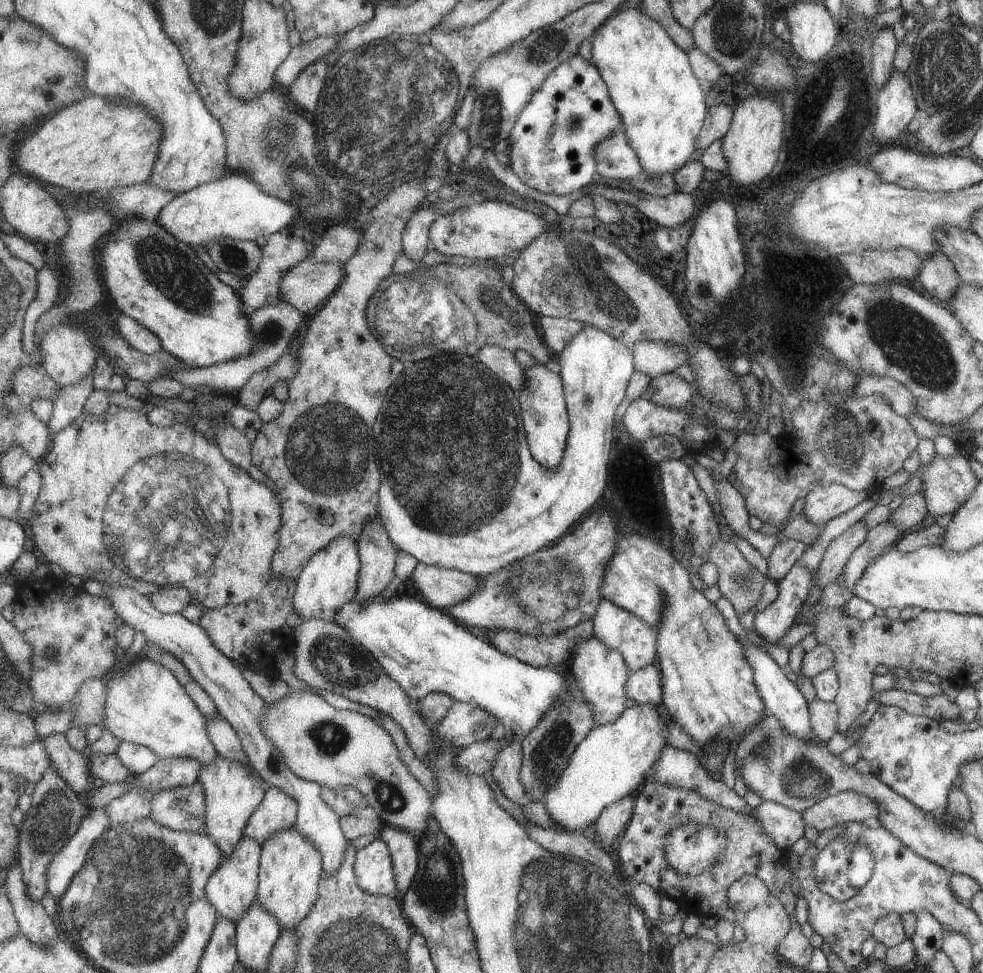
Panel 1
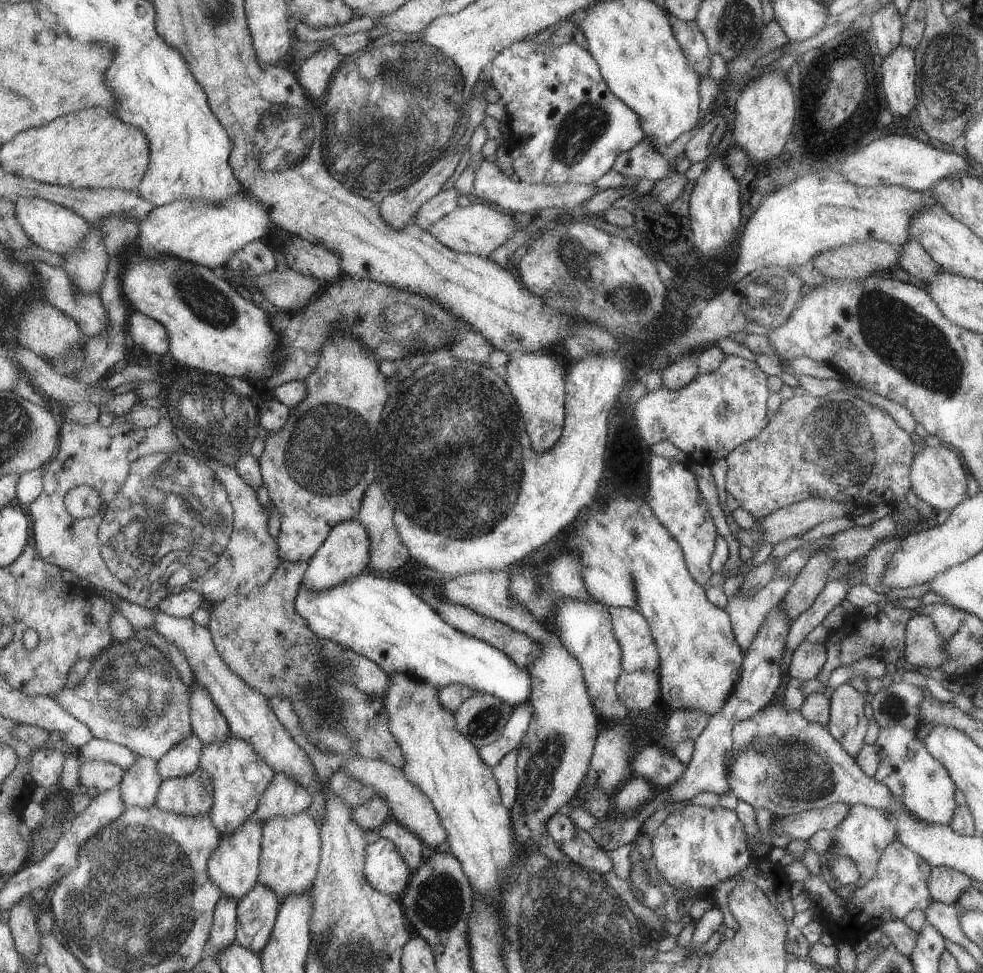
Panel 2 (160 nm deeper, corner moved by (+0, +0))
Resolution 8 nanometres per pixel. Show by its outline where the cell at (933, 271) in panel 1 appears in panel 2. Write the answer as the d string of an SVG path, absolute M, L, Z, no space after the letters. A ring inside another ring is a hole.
M914 239L902 245L903 250L899 252L899 266L919 280L923 284L929 284L935 274L941 272L941 268L931 260L931 256L925 252L925 248L920 246Z

